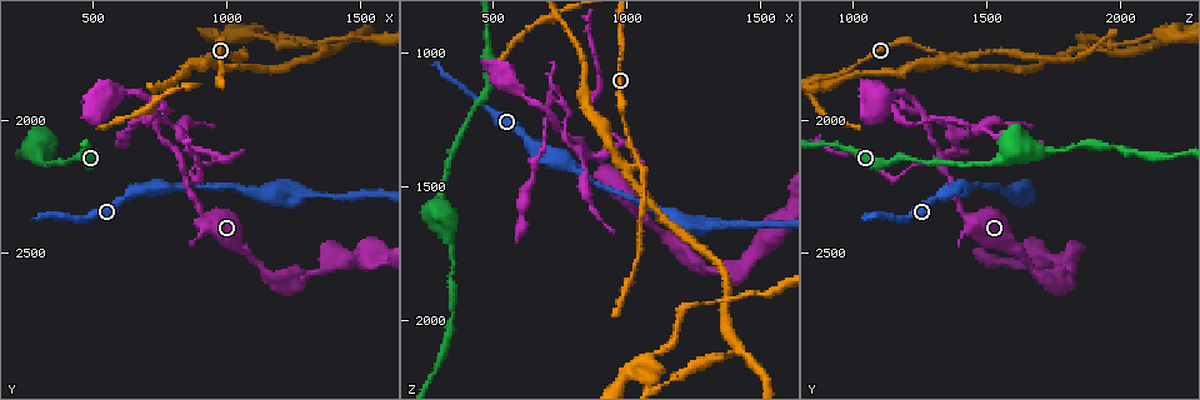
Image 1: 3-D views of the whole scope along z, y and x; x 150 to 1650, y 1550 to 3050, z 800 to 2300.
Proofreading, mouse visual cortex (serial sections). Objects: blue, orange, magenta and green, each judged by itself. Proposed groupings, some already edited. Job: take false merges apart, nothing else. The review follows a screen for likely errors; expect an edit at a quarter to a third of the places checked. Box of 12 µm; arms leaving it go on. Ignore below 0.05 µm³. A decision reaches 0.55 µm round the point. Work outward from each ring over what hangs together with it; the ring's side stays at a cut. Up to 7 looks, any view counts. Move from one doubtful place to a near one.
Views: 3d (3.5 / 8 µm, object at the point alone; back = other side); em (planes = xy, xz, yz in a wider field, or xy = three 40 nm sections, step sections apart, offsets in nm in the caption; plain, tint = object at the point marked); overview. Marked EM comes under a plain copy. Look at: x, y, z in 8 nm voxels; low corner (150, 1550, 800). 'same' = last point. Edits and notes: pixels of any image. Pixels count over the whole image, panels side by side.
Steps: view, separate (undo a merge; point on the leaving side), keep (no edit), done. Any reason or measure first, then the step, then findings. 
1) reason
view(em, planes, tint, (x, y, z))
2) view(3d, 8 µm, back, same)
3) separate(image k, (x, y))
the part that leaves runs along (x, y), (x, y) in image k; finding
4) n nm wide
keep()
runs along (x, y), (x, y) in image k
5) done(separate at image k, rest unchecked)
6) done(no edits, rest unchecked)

view(3d, 3.5 µm, back, (1010, 1810, 1440))

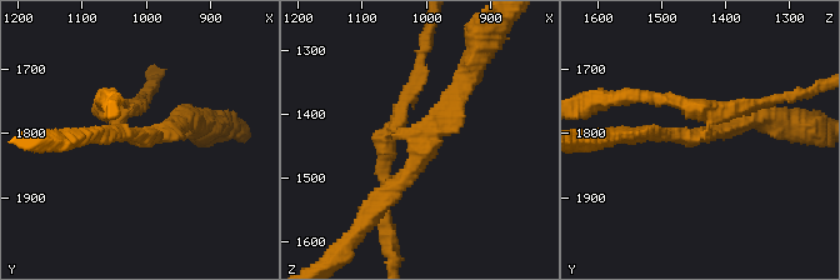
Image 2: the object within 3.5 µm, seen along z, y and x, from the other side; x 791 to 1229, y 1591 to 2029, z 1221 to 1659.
view(em, xy, step 1, tint, (1010, 1805, 1435))

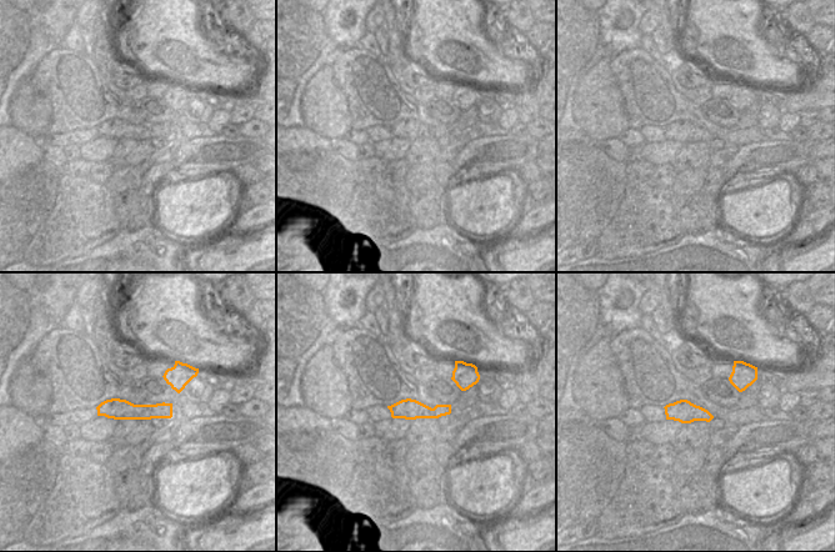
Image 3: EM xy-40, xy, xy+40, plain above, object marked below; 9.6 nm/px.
another direction
view(em, planes, tint, same)

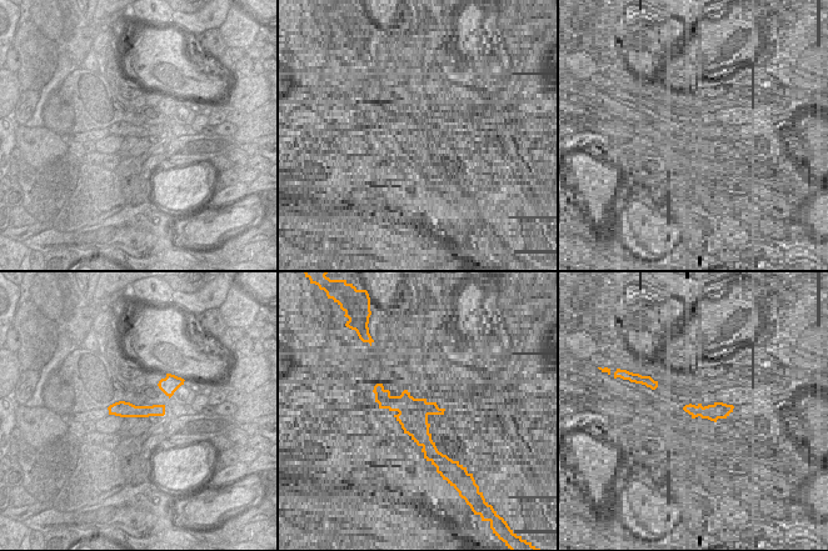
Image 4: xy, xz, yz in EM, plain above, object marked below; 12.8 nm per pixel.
4 arms
separate(image 2, (424, 155))
the part that leaves runs along (400, 131), (419, 160), (369, 221) in image 2; two cells meet here

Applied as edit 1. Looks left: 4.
abrupt turn
view(em, xy, step 1, tint, (740, 2010, 1280))

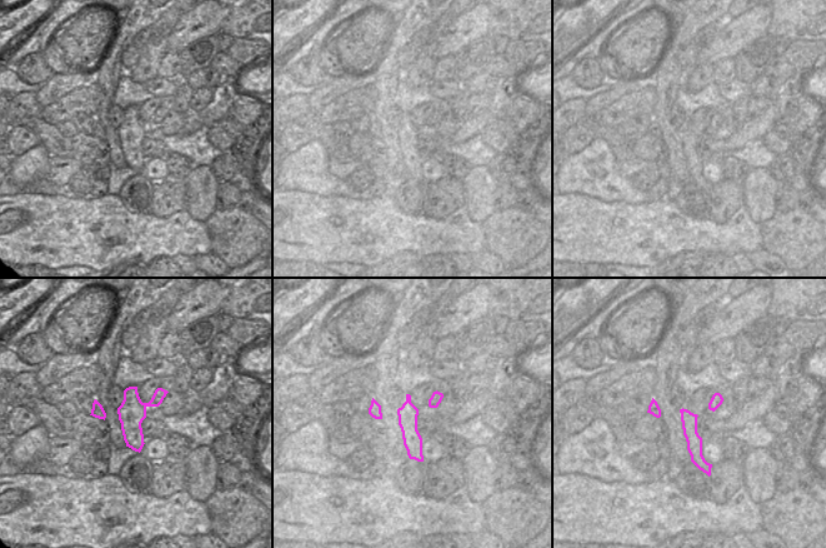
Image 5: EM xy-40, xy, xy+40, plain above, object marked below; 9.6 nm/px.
view(3d, 3.5 µm, same)

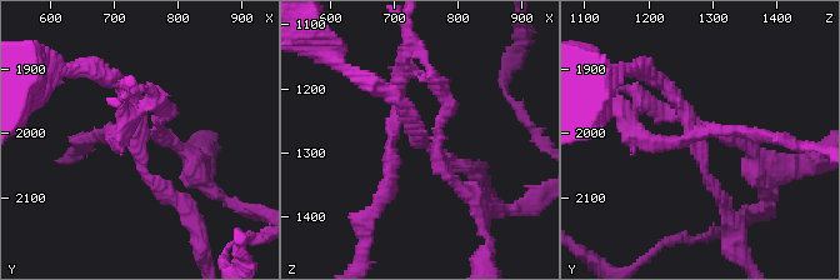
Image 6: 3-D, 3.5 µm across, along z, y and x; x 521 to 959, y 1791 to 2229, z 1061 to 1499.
200 nm wide
keep()
runs along (684, 412), (696, 458), (707, 469) in image 5; continuous, no second cell

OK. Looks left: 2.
abrupt turn
view(3d, 3.5 µm, (980, 2140, 1340))

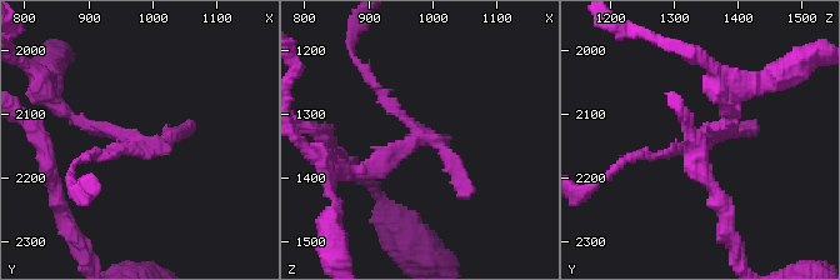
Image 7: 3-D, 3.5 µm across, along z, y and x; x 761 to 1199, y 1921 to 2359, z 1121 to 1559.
need the tissue
view(em, xy, step 1, tint, (980, 2145, 1340))

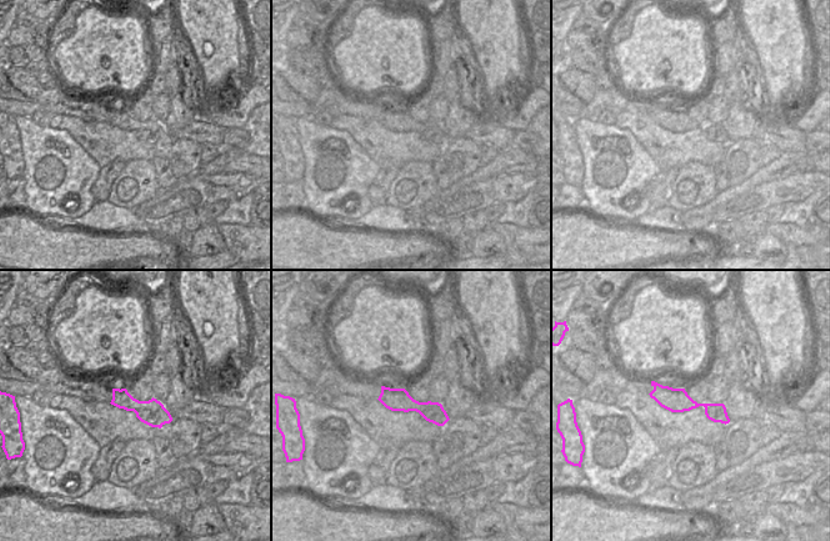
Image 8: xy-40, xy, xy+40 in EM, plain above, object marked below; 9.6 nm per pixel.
keep()
runs along (730, 114), (726, 129), (638, 155) in image 7; one cell here

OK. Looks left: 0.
done(separate at image 2, rest unchecked)

